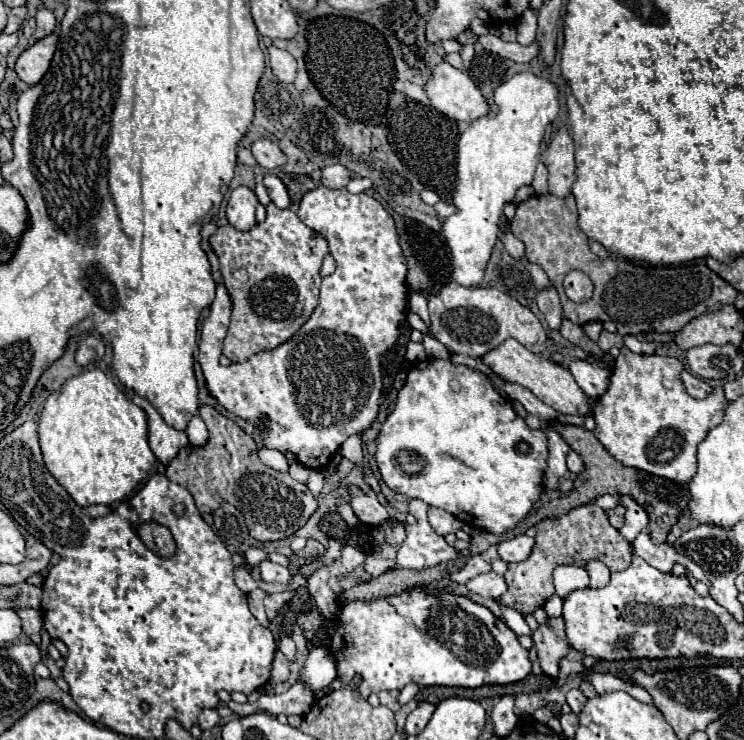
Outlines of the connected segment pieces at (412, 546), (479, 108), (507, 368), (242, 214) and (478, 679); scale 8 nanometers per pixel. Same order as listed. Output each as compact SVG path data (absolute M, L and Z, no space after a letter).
M417 498L409 500L407 504L411 504L409 512L417 518L417 522L415 524L403 522L407 536L405 536L405 542L397 550L395 568L425 570L435 564L455 560L459 556L459 552L453 546L449 546L443 540L443 536L435 534L427 522L429 506Z
M441 62L433 68L423 90L431 106L451 120L471 122L489 112L489 106L475 82L449 62Z
M513 338L505 340L501 344L501 348L491 350L487 356L483 356L483 362L501 378L529 388L541 402L545 402L547 406L551 406L559 414L573 414L573 416L589 416L591 414L591 408L587 404L587 396L575 384L575 380L567 368L563 368L561 364L557 364L549 358L543 358L539 354L529 352L525 346L521 346Z
M241 186L231 192L231 198L227 202L227 220L237 230L251 230L255 222L255 206L257 196L253 190Z
M413 588L411 592L403 592L399 596L387 596L387 598L377 598L371 602L347 602L343 604L343 608L339 608L339 626L331 638L331 652L337 658L337 674L341 680L351 680L355 674L363 676L361 686L357 686L357 690L367 698L373 692L381 692L381 690L401 690L405 688L409 682L419 682L419 686L463 686L463 688L479 688L483 684L511 684L511 682L519 682L525 676L531 674L531 660L527 650L519 644L517 634L499 618L495 618L485 606L479 606L475 602L471 602L469 598L463 596L455 596L455 594L425 594L425 588Z

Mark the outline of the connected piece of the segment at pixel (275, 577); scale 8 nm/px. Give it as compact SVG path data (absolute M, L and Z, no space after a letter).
M269 560L259 562L259 570L261 570L261 580L263 582L271 582L271 584L289 584L293 580L293 576L289 574L289 570L281 564L273 564Z

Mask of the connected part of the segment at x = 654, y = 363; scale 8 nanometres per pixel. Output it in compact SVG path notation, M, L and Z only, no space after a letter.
M623 348L615 360L609 390L593 404L597 422L593 434L623 466L685 484L697 472L697 444L723 420L727 400L723 392L703 400L691 398L679 380L681 370L683 364L677 358L641 356Z

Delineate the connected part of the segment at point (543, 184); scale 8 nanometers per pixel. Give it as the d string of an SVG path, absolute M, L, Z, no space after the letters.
M537 164L537 170L535 170L535 178L533 178L533 184L537 194L547 194L547 168L545 164Z

